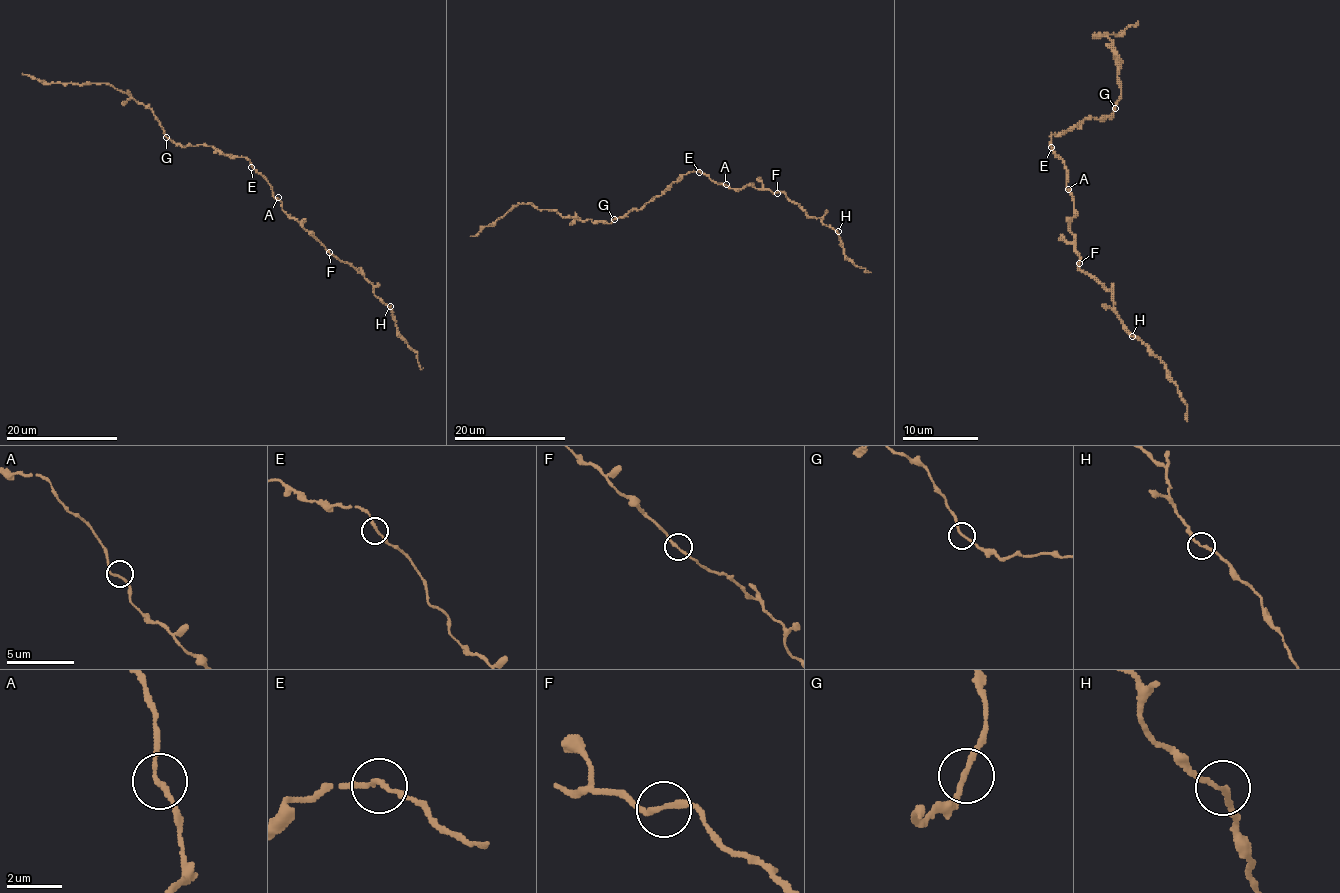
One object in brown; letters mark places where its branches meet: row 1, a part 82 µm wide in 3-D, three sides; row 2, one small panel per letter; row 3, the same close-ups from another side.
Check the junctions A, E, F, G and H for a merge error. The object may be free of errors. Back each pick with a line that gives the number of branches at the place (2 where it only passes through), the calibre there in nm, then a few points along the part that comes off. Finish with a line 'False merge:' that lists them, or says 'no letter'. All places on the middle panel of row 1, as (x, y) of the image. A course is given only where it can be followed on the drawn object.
False merge: no letter

